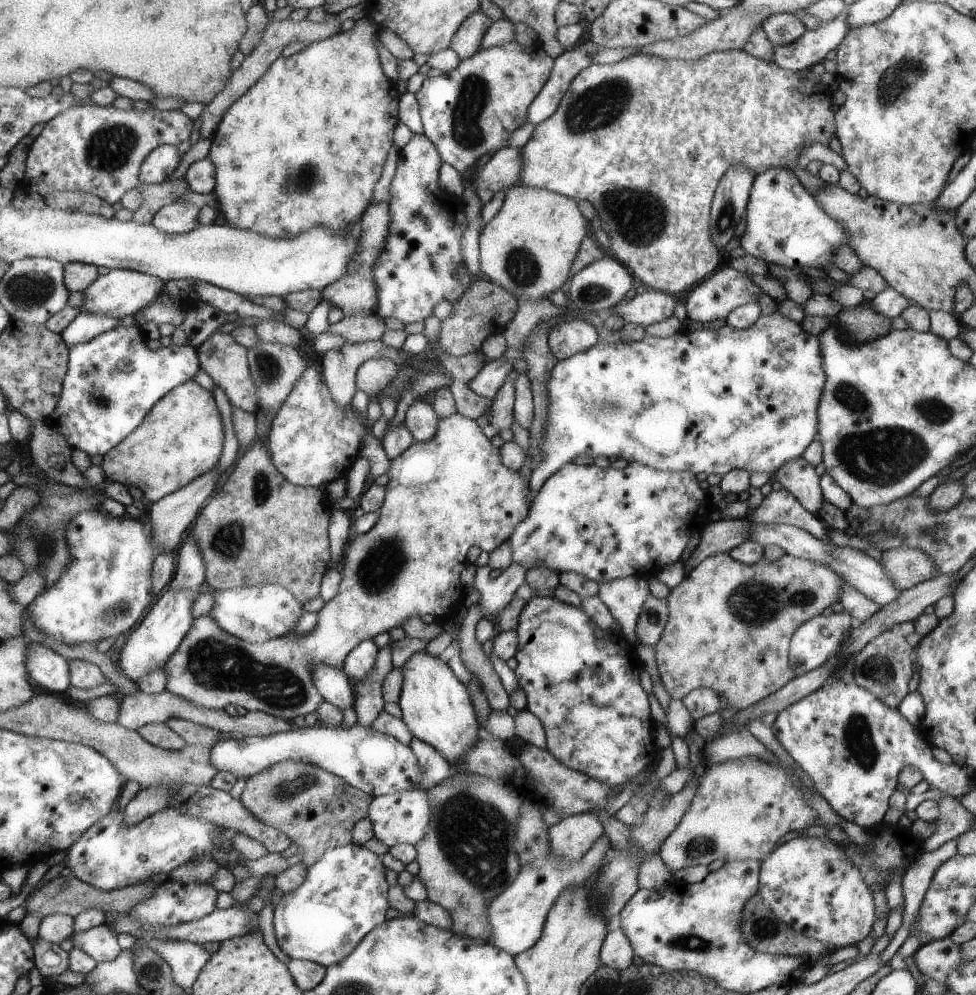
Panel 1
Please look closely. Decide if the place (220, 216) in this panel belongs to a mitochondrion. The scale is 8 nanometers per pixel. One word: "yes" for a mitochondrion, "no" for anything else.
no

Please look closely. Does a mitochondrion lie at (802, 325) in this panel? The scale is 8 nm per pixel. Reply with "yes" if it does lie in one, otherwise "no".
no

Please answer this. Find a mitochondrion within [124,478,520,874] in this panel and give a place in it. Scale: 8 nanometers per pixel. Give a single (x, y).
(214, 665)

